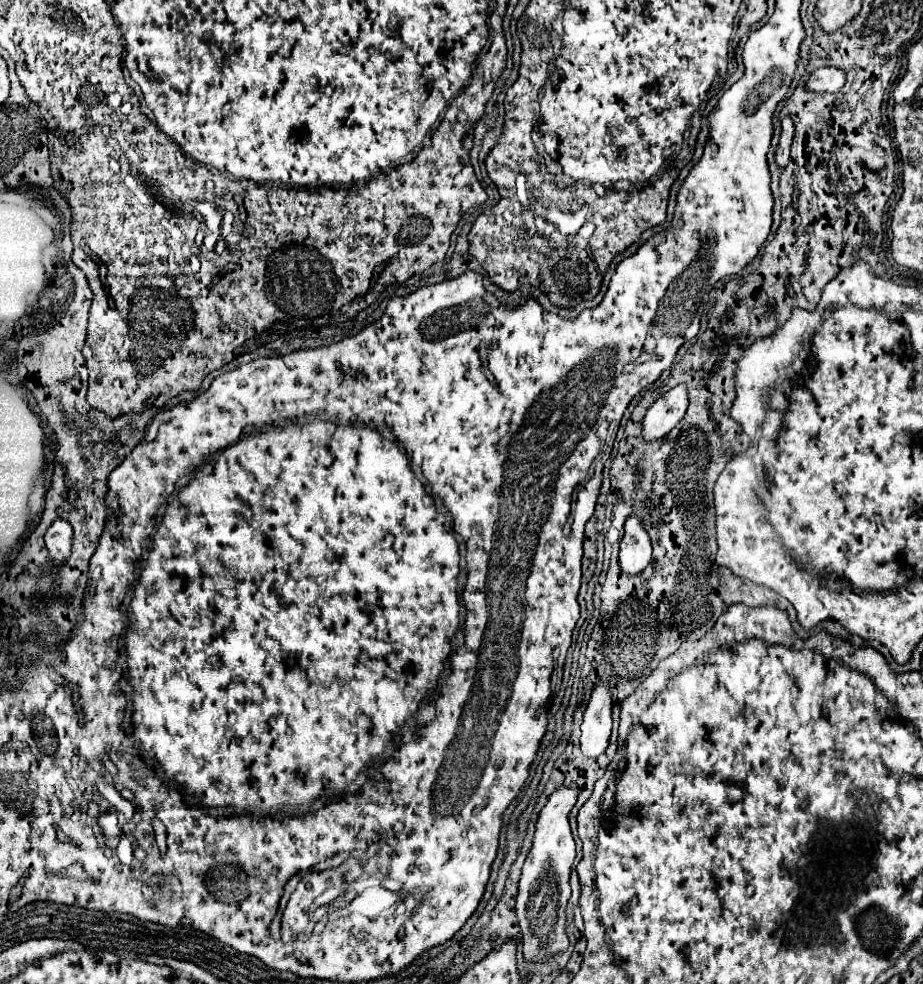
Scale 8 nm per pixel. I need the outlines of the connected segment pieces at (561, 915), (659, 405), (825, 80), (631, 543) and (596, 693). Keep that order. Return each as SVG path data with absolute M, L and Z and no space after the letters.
M561 785L549 795L547 805L537 817L533 845L527 853L519 879L517 917L521 927L521 943L525 959L533 963L545 963L549 957L569 947L569 939L565 933L565 907L567 899L571 897L569 873L575 861L575 841L569 827L569 811L577 801L577 793L577 789Z
M675 385L665 395L655 399L643 419L643 437L645 439L665 437L683 419L687 403L689 401L685 385Z
M821 67L813 71L807 81L807 89L817 93L835 93L843 85L845 85L845 73L837 67Z
M629 515L625 521L625 533L621 537L619 565L623 571L637 575L651 563L651 541L643 529L639 517Z
M597 681L587 701L581 723L581 751L585 755L605 753L611 737L611 691L607 681Z

